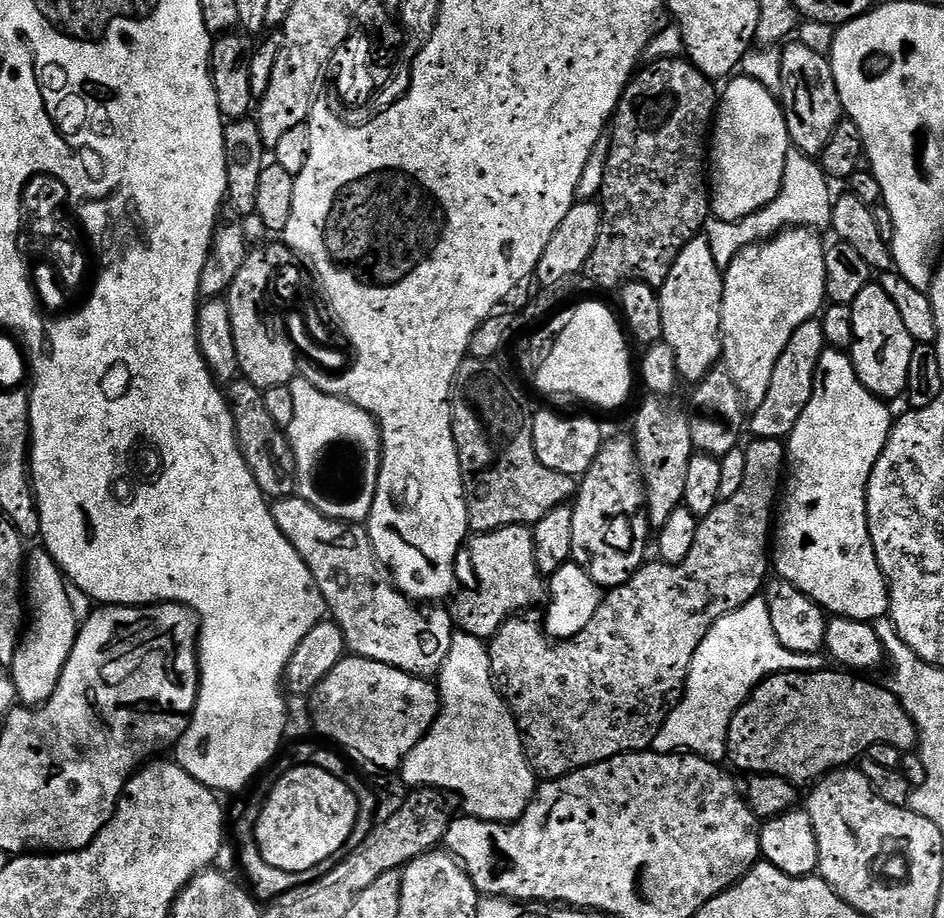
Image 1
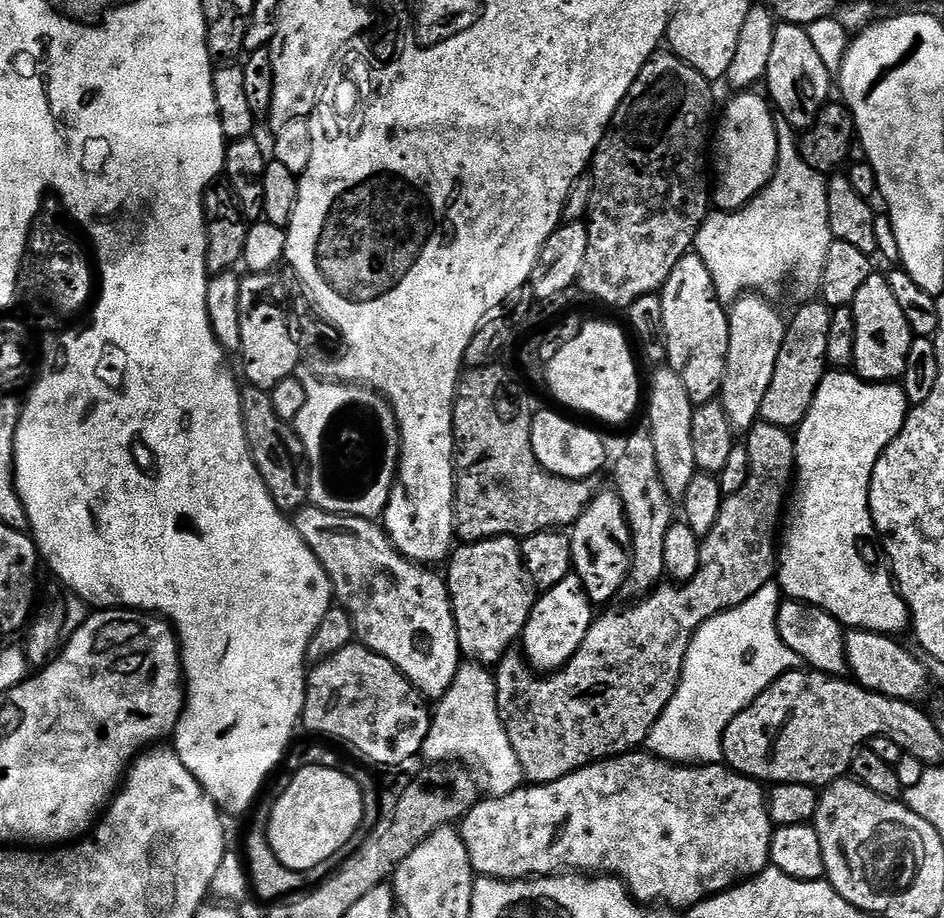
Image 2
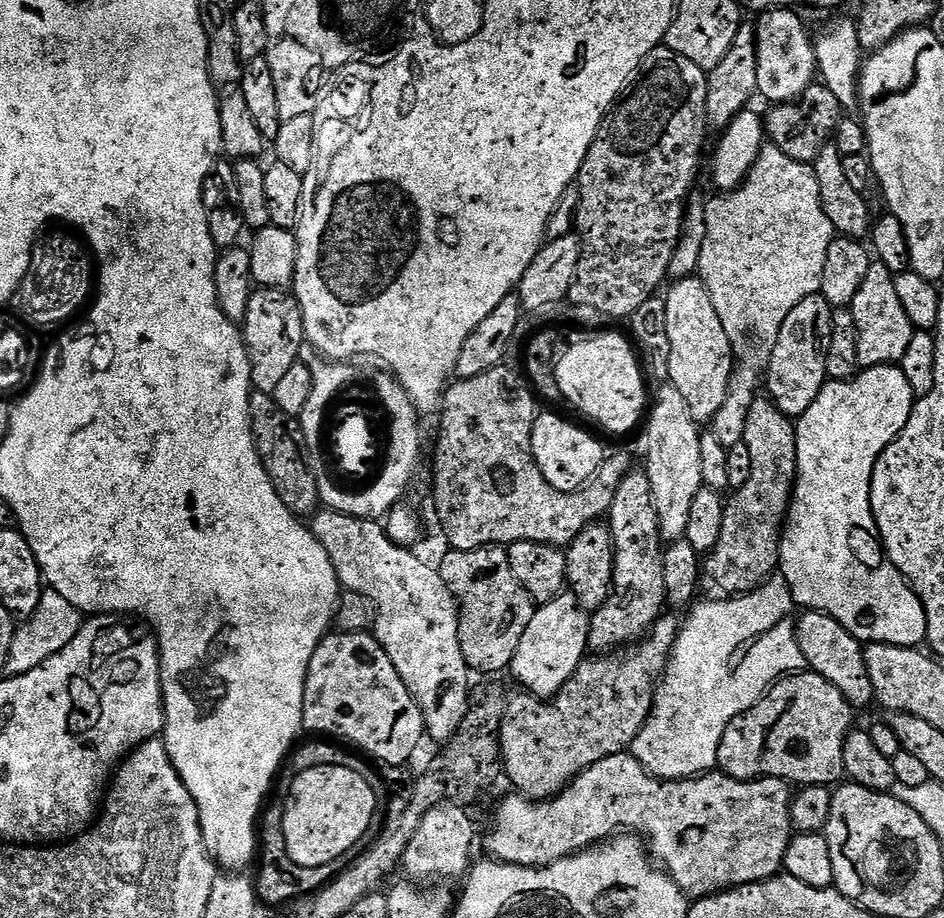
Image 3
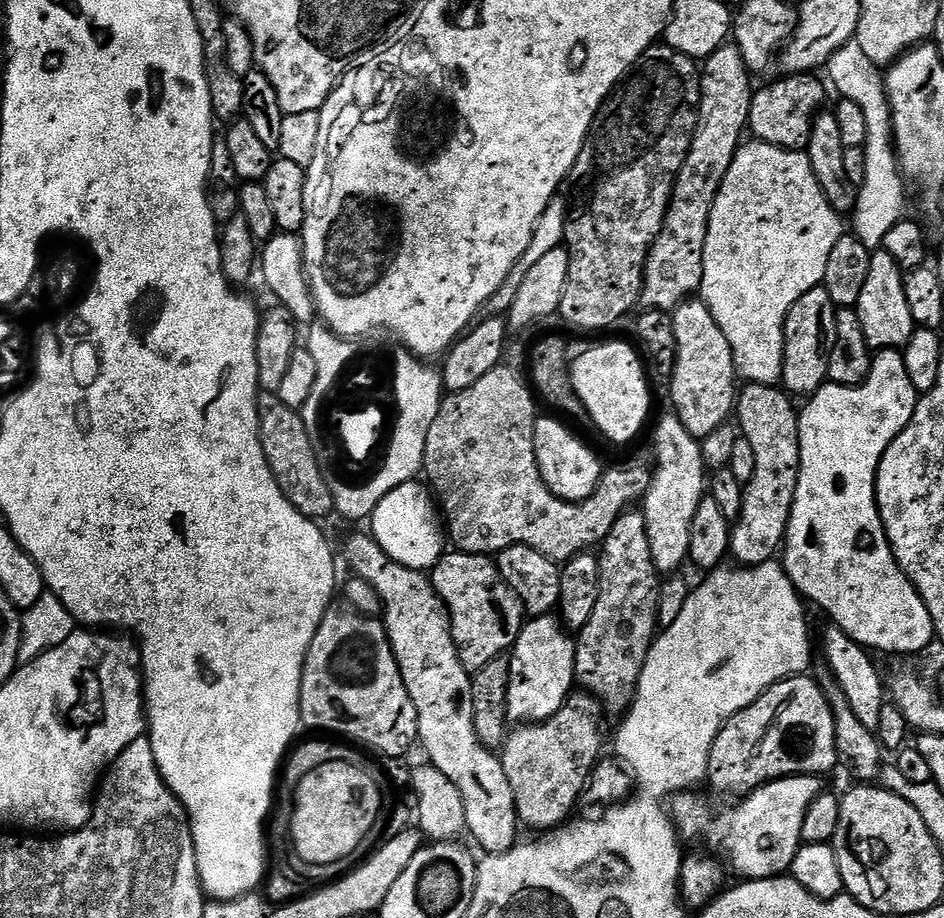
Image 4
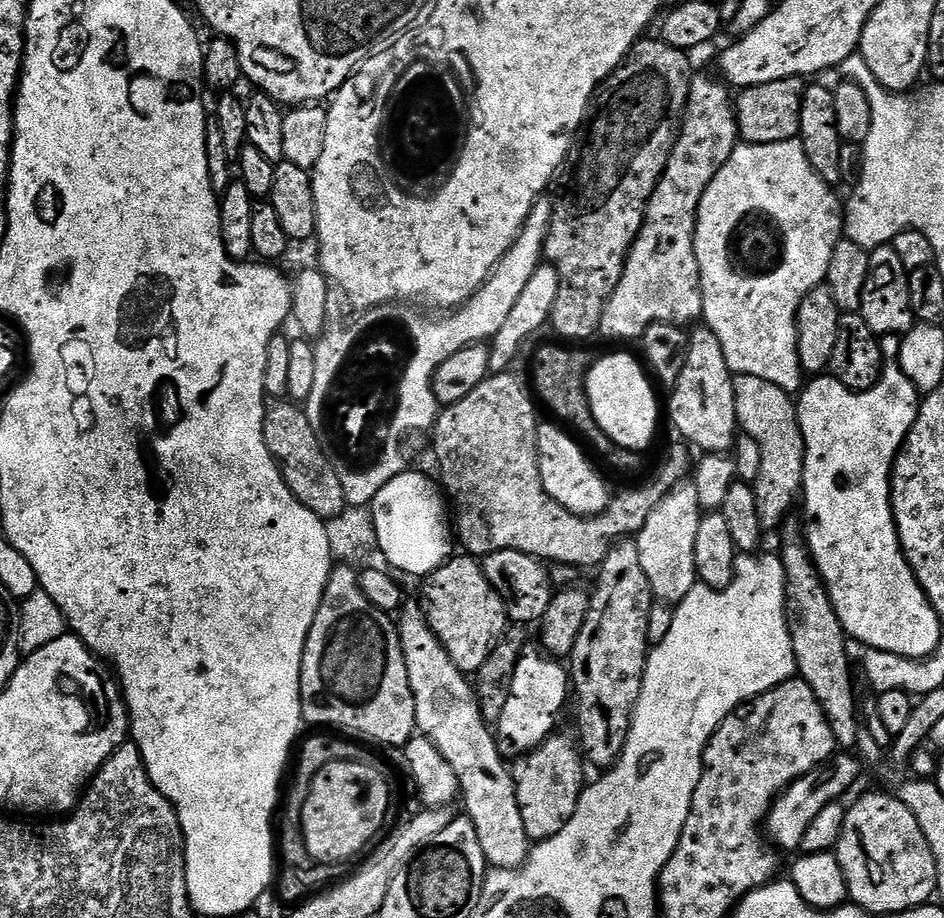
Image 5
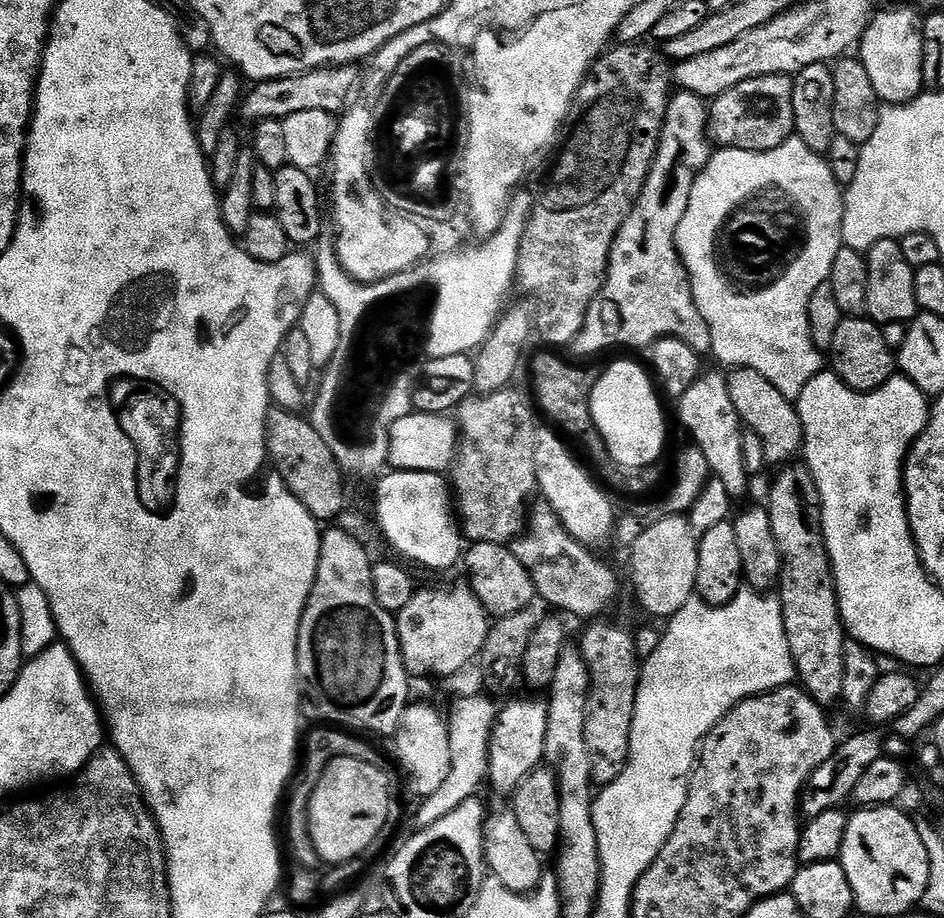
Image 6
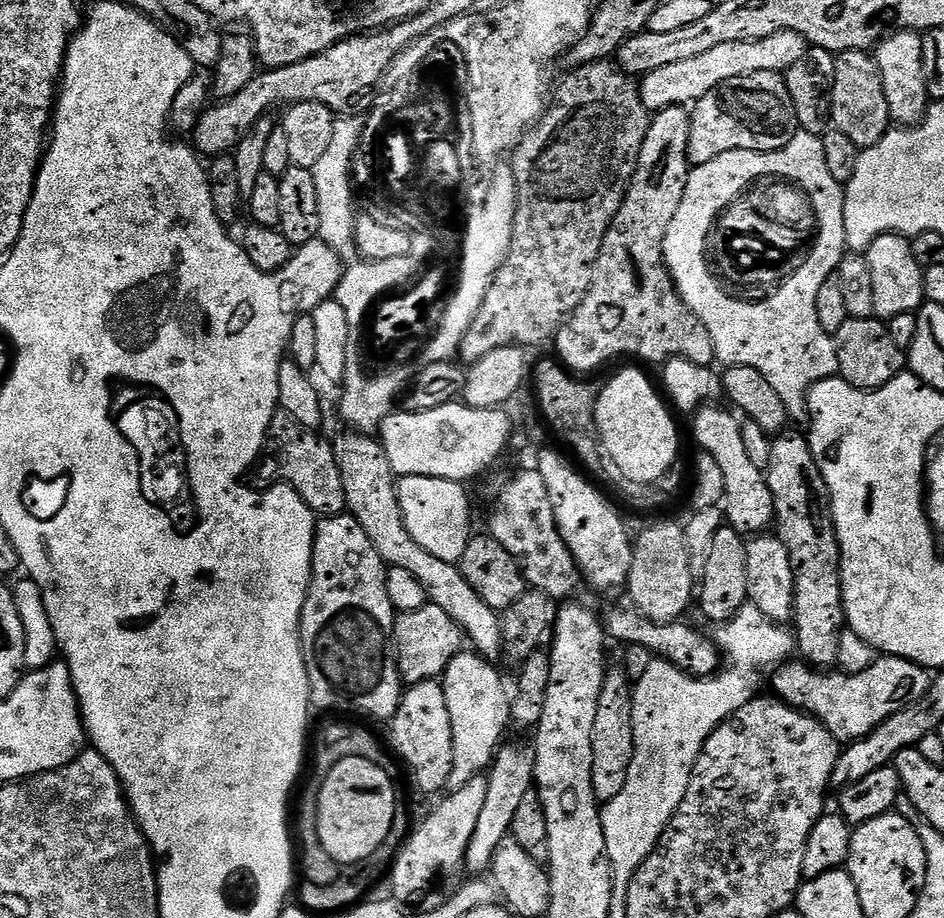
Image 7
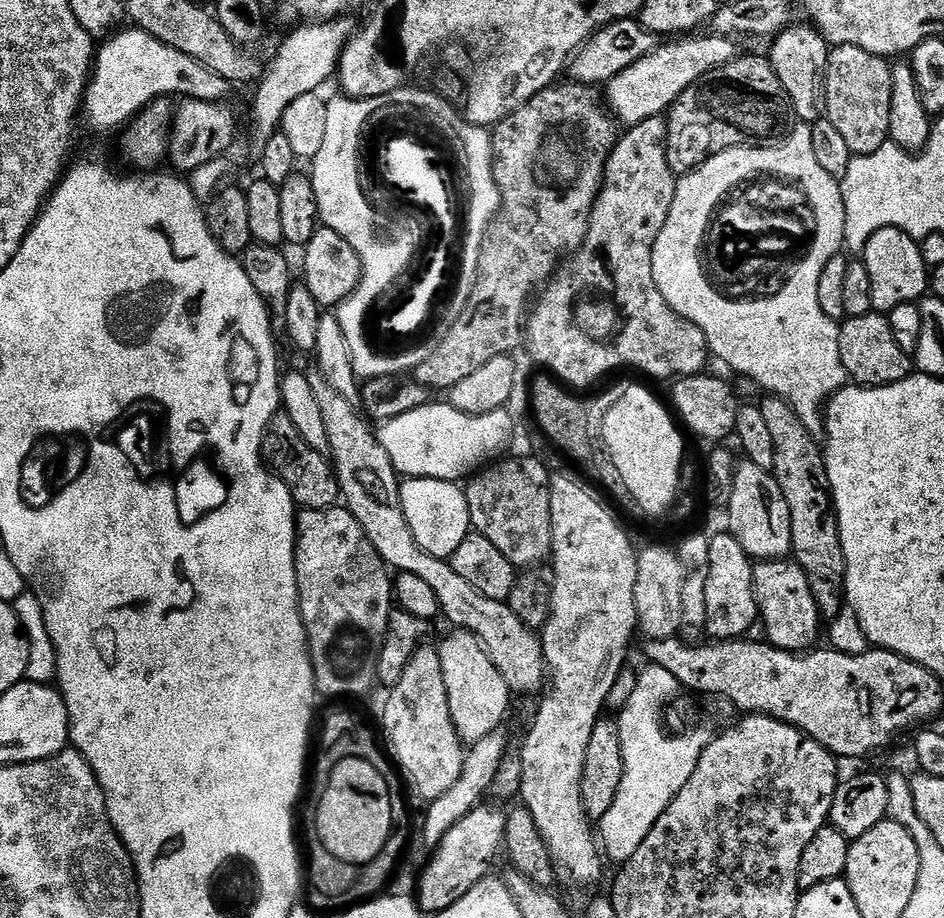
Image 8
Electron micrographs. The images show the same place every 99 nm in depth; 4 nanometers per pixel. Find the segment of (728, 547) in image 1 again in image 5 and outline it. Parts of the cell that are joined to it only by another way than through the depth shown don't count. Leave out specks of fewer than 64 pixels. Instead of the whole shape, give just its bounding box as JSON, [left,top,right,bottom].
[510,374,804,842]

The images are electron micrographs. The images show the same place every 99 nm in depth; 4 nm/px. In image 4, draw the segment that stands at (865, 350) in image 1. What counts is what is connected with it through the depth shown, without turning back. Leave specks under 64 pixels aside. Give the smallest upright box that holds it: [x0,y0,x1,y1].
[855,251,917,350]

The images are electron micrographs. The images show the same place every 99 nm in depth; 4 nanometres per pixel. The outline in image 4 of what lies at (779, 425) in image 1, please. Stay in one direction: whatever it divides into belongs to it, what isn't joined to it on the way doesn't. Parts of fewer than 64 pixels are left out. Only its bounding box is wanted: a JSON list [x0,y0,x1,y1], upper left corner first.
[782,287,836,398]

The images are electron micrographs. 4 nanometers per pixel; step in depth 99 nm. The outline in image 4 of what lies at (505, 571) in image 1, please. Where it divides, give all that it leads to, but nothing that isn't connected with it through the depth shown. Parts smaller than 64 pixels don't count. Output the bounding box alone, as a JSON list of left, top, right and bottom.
[430,551,526,673]

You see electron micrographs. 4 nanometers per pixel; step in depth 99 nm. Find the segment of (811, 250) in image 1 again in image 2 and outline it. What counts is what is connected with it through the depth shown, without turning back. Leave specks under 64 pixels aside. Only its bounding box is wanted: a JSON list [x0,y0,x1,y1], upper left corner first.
[718,294,788,434]

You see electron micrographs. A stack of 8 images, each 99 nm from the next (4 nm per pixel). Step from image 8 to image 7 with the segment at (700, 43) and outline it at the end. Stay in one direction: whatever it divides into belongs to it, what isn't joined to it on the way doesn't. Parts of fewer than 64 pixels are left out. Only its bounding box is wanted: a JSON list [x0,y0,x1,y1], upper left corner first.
[639,32,806,113]

